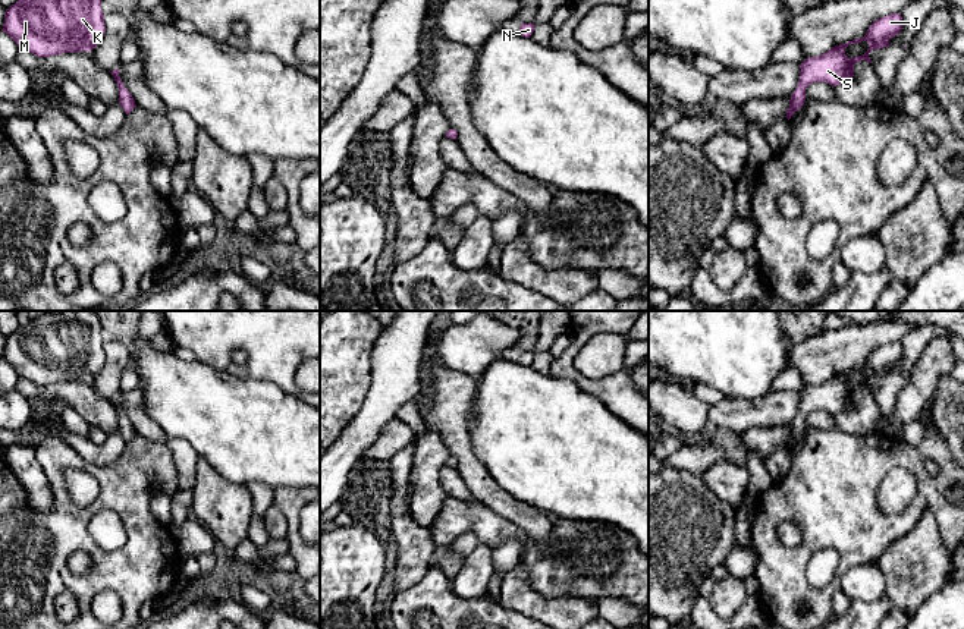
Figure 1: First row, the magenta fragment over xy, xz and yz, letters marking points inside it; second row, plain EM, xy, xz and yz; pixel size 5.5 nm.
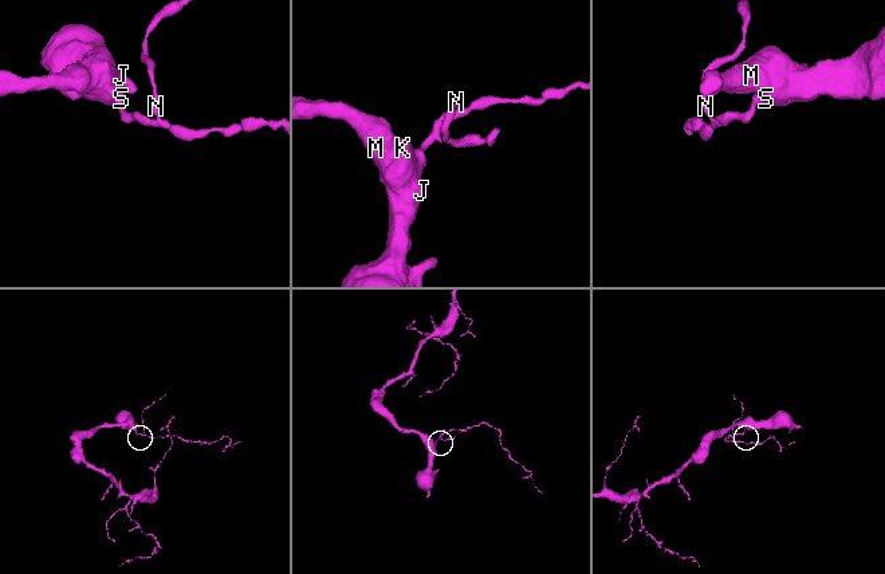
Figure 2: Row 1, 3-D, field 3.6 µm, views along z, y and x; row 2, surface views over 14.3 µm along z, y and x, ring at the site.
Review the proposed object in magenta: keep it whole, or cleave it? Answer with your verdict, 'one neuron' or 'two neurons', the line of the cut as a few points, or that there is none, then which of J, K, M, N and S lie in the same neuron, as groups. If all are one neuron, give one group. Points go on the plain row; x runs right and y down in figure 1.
one neuron; cut none; groups J K M N S

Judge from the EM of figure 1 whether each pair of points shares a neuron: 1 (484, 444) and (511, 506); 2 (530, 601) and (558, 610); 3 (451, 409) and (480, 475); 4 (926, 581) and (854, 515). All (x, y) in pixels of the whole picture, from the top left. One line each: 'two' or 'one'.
1: two
2: one
3: one
4: two

